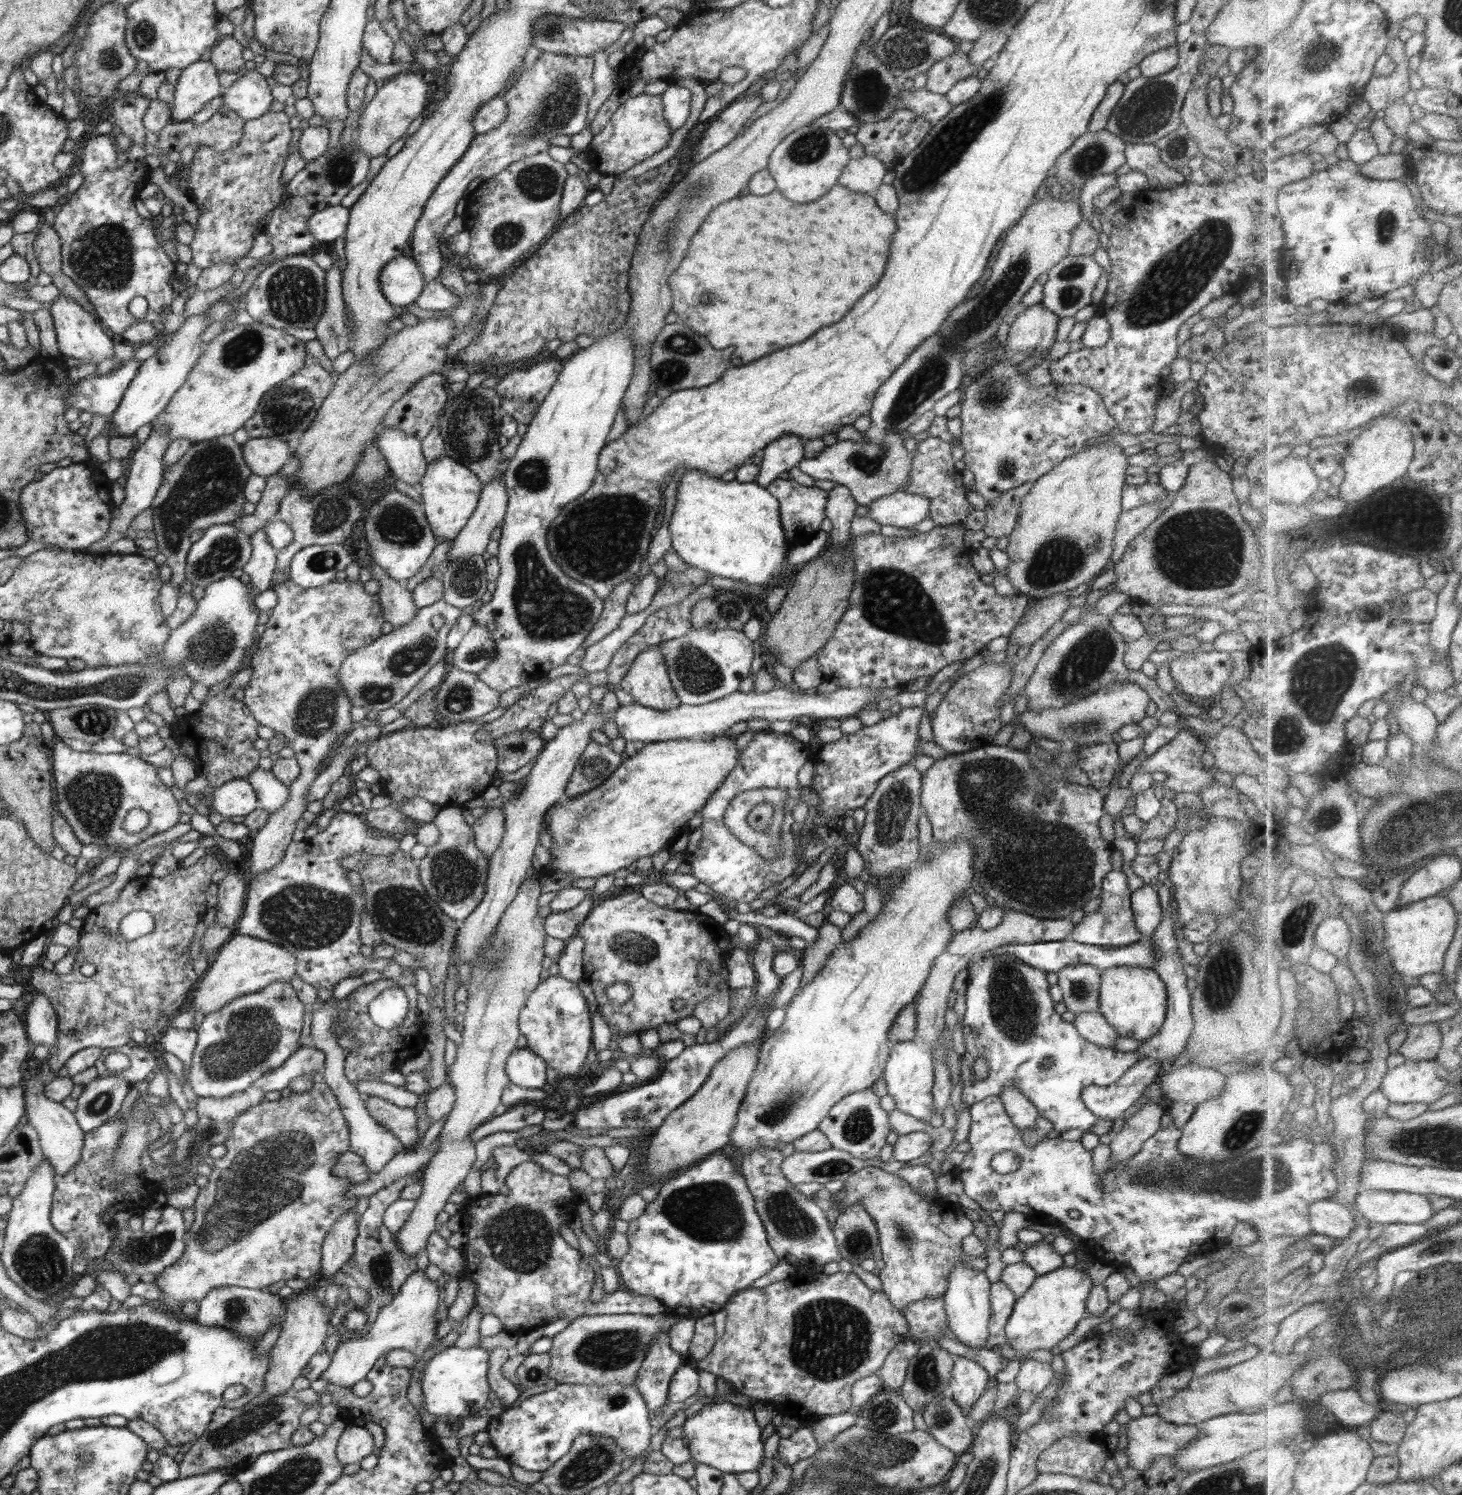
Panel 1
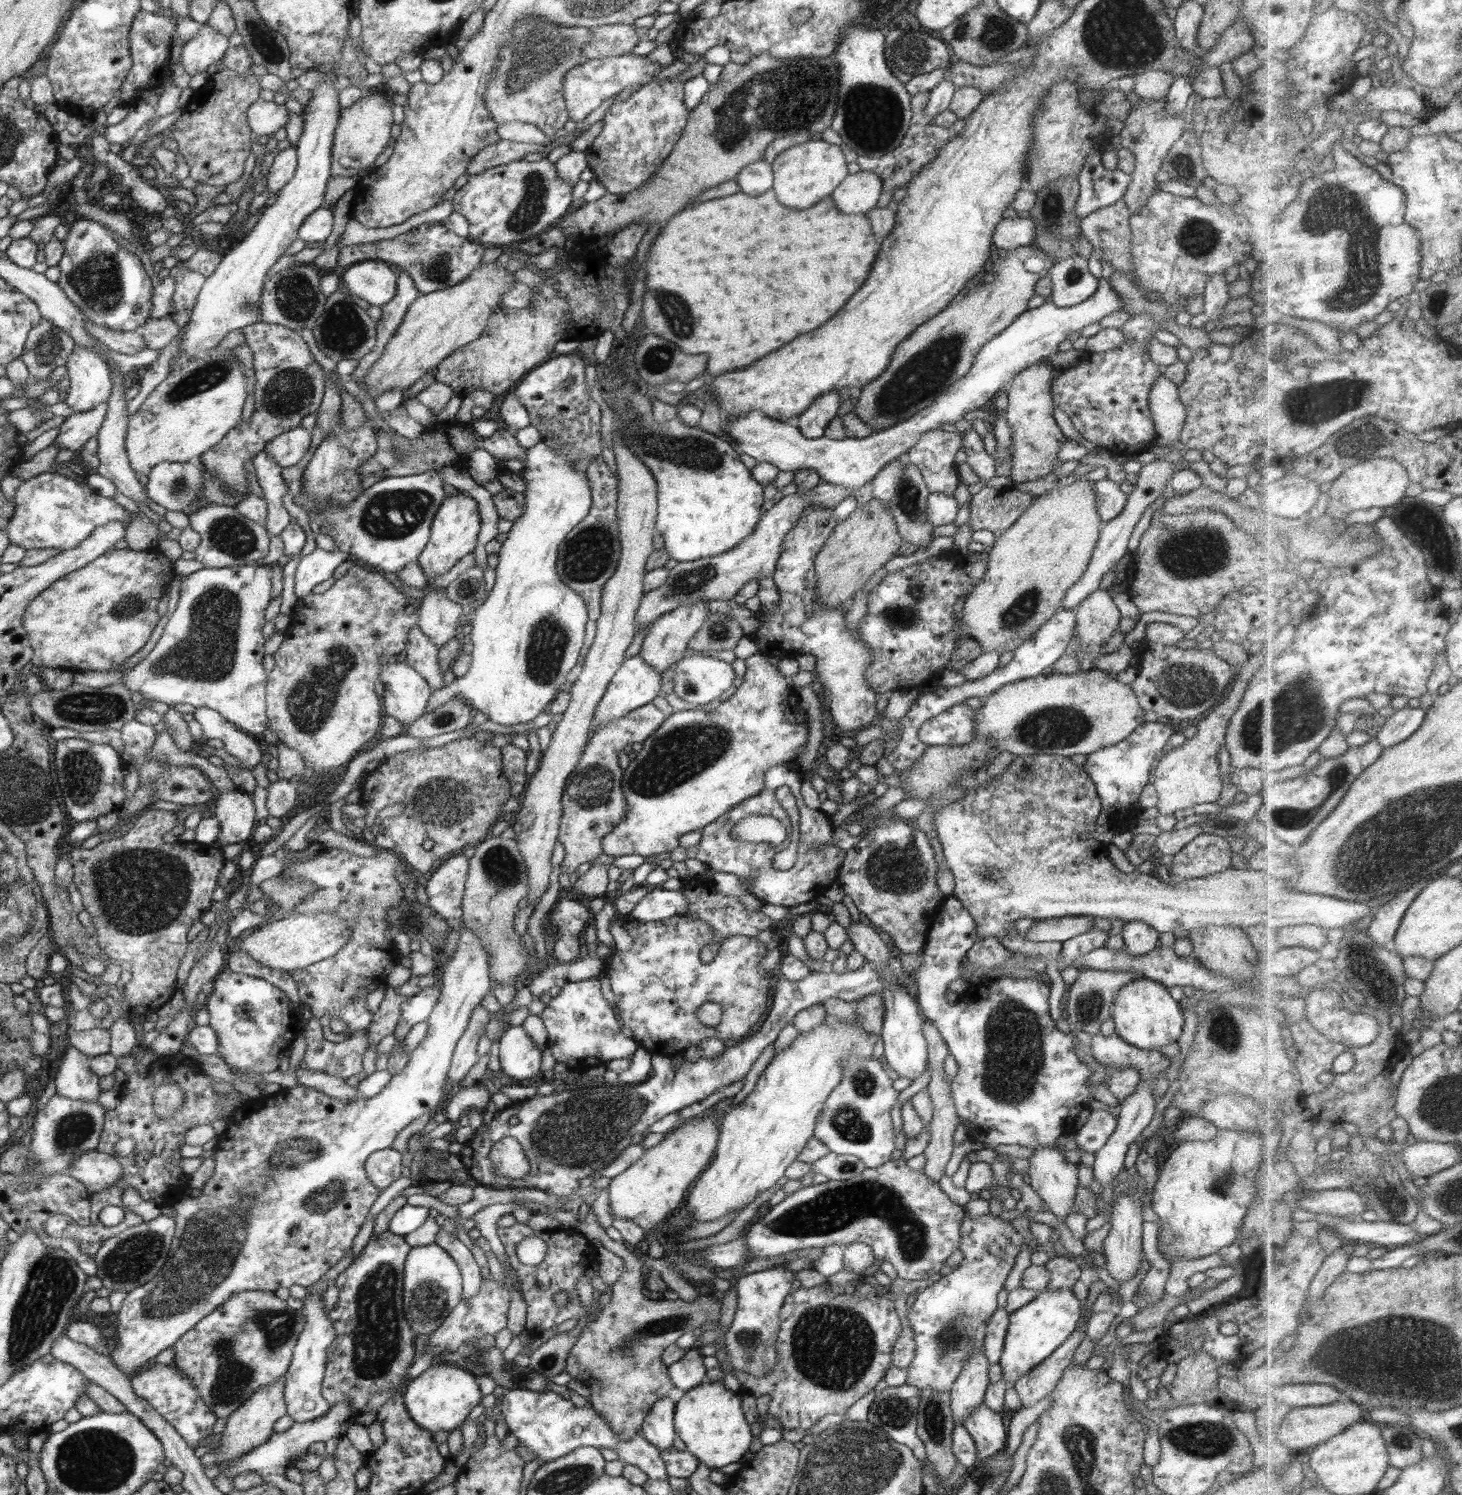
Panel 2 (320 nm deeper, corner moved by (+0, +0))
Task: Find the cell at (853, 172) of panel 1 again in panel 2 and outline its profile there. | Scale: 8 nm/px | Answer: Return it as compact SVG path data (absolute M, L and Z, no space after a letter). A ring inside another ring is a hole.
M870 170L849 174L831 194L837 209L844 214L865 214L876 207L883 181Z

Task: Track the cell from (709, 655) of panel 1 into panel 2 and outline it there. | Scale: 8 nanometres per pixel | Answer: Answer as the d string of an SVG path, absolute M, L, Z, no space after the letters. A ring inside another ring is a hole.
M698 653L684 657L676 664L675 692L690 704L708 704L733 685L736 674L725 661Z

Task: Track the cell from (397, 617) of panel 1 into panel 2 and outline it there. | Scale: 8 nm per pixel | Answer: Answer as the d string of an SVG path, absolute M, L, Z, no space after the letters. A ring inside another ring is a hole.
M419 625L408 633L406 652L407 665L415 667L434 690L444 686L444 674L438 660L439 648L420 630Z

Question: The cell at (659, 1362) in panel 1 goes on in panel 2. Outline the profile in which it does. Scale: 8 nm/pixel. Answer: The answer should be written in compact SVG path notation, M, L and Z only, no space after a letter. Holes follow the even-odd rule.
M665 1396L654 1406L644 1419L641 1426L643 1437L658 1448L658 1450L668 1450L672 1448L672 1442L676 1440L676 1428L674 1428L673 1418L676 1402Z

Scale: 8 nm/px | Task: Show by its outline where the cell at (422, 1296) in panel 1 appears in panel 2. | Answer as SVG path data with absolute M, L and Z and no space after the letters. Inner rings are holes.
M436 1244L414 1248L407 1256L403 1278L403 1310L416 1335L430 1335L462 1301L462 1274L454 1258Z

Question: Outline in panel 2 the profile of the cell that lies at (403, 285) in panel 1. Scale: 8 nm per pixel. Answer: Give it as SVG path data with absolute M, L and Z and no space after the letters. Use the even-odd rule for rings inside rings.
M380 260L364 261L340 270L341 283L350 294L371 306L382 307L398 293L398 279L394 270Z

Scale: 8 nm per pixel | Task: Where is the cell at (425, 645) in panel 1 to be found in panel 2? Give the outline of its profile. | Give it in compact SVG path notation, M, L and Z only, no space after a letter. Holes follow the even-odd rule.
M402 660L384 666L380 680L385 685L384 710L403 726L401 734L407 734L415 720L427 712L434 687L415 667Z

